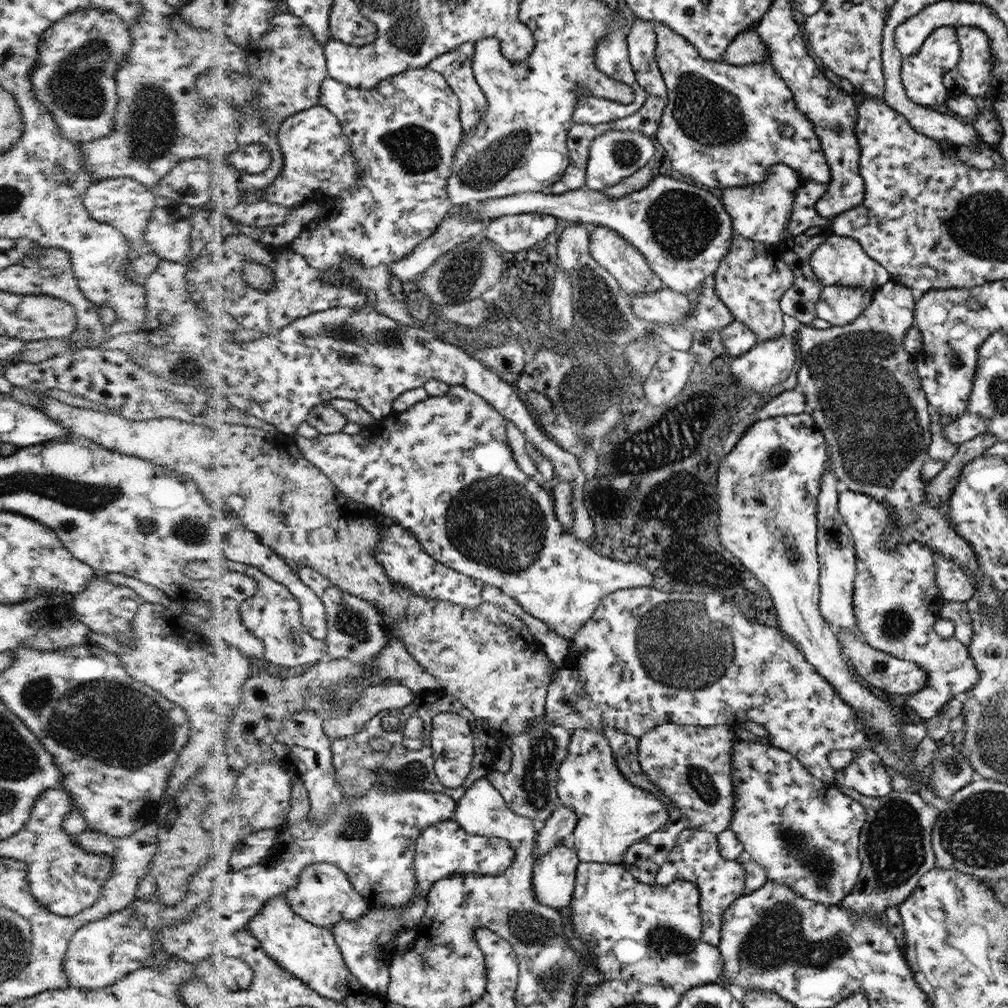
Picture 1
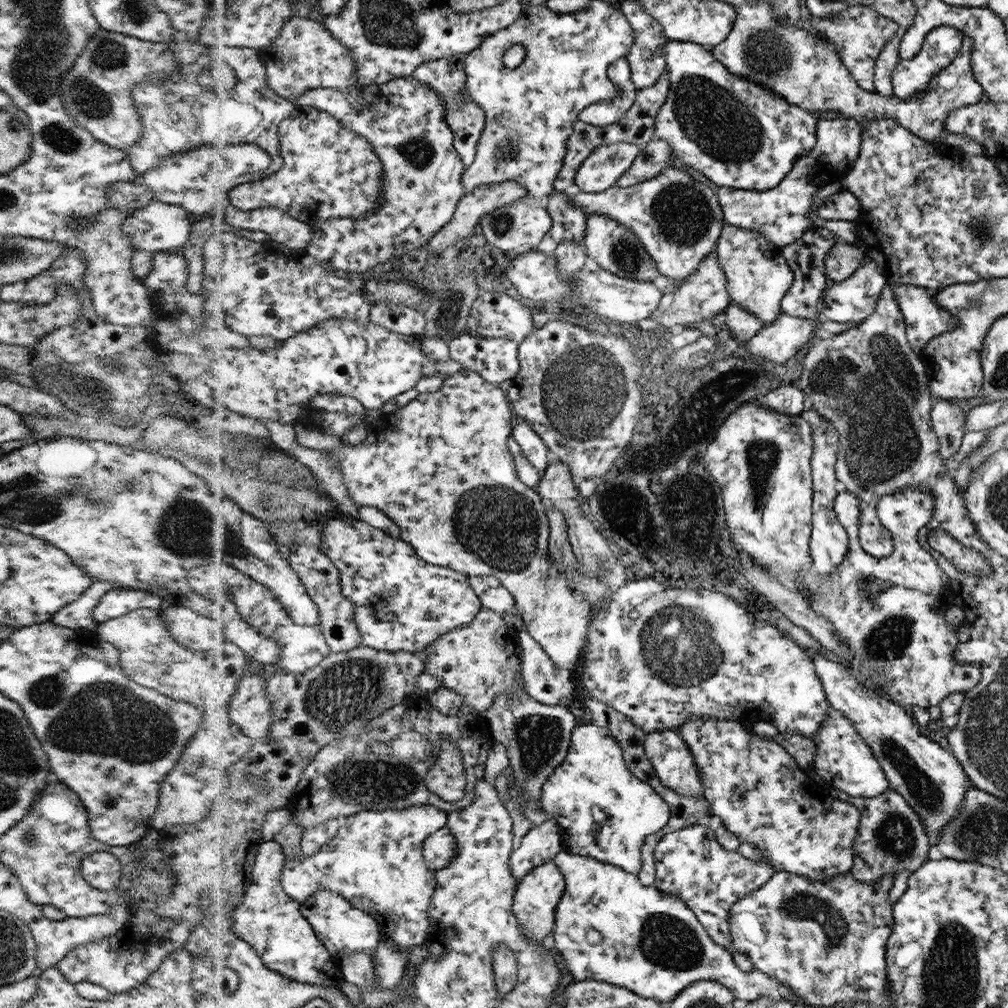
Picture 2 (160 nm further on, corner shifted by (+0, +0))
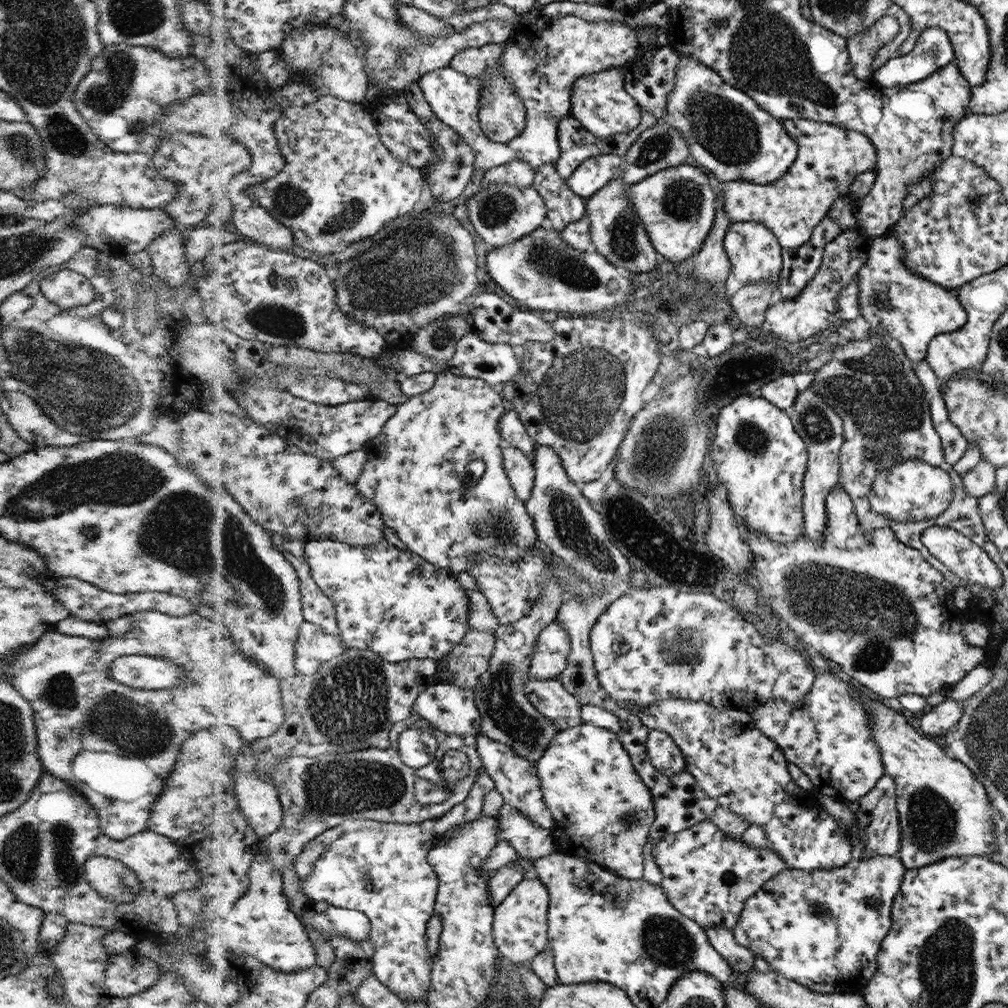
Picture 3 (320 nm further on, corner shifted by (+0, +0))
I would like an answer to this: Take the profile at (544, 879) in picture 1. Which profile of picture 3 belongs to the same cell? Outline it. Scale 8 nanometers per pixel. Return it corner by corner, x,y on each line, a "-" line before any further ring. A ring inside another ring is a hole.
531,870
511,889
500,904
495,906
493,939
501,957
507,958
511,963
522,964
545,950
548,944
548,900
547,885
536,876
534,870

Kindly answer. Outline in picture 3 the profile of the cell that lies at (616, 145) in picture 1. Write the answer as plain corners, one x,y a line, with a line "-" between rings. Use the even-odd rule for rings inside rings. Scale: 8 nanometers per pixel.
601,154
584,160
565,180
569,190
587,198
595,194
601,187
613,181
613,174
619,166
619,156
616,154

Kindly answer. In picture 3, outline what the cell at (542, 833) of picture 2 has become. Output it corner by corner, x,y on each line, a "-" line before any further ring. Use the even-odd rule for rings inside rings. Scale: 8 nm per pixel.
517,856
517,862
513,865
500,867
491,873
486,884
486,892
491,896
491,903
495,906
499,905
511,889
531,870
533,870
532,861

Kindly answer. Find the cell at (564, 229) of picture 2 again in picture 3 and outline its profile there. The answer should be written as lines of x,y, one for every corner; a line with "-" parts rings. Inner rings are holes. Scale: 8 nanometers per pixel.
552,164
535,169
531,186
544,199
547,208
546,225
549,228
561,232
568,222
579,220
585,214
583,199
569,190
566,181
557,174

